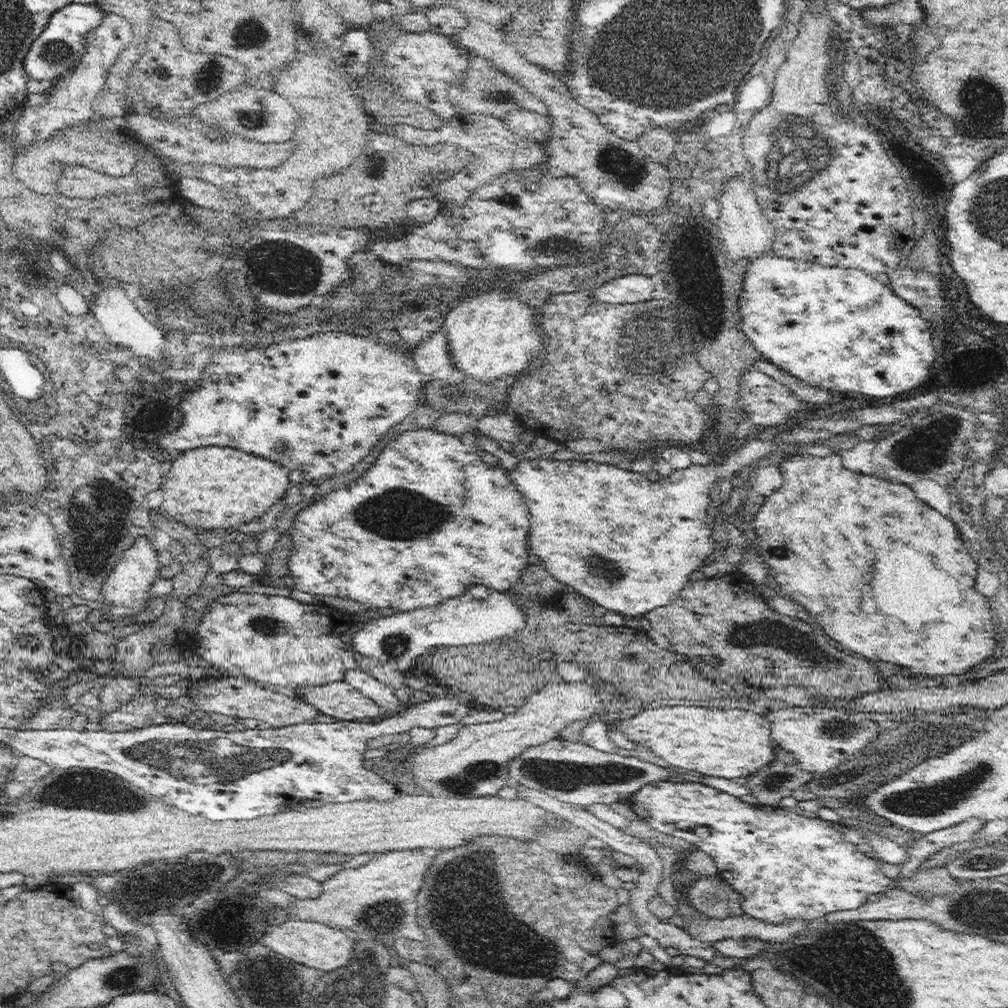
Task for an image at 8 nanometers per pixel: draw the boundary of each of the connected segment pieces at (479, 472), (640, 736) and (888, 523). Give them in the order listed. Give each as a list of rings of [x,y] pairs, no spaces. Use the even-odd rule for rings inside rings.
[[[431,428],[404,431],[386,444],[376,462],[364,472],[362,478],[368,488],[360,488],[356,492],[340,488],[340,502],[338,492],[330,492],[320,502],[303,508],[295,516],[286,531],[291,542],[288,576],[292,578],[292,588],[321,600],[326,596],[356,600],[384,612],[438,604],[450,596],[464,594],[476,585],[509,590],[528,567],[530,554],[524,542],[529,526],[528,507],[524,506],[507,475],[518,461],[513,451],[482,433],[470,431],[452,436],[434,432]],[[482,454],[494,456],[496,462],[484,462]],[[356,524],[382,538],[410,542],[412,546],[420,544],[418,558],[360,558],[362,538],[358,538]],[[382,526],[394,526],[398,528],[398,534],[388,534]]]
[[[656,706],[654,710],[641,710],[630,722],[621,723],[621,730],[668,764],[696,770],[702,775],[749,778],[777,760],[777,750],[769,737],[768,720],[750,710],[720,714],[720,710],[700,706]]]
[[[796,455],[787,461],[781,461],[782,478],[784,484],[782,488],[778,488],[772,496],[769,496],[756,514],[753,520],[753,527],[756,529],[757,539],[754,549],[760,556],[760,560],[768,564],[774,570],[774,576],[780,584],[782,590],[786,590],[788,594],[792,594],[794,600],[798,600],[808,612],[810,616],[826,630],[828,636],[832,636],[836,642],[840,642],[842,646],[862,654],[864,658],[878,658],[896,666],[904,666],[914,674],[930,674],[930,676],[950,676],[950,674],[964,674],[968,672],[972,666],[984,662],[986,658],[990,658],[994,654],[996,642],[1000,640],[998,625],[993,618],[992,610],[985,597],[977,588],[975,578],[977,574],[977,562],[970,556],[966,547],[962,546],[962,540],[958,538],[958,530],[954,528],[954,524],[940,516],[936,510],[928,508],[924,502],[920,502],[914,492],[908,486],[896,486],[890,484],[886,480],[878,480],[878,478],[868,478],[868,476],[856,476],[846,472],[846,468],[842,468],[840,458],[838,456],[826,456],[826,458],[810,458],[800,457]]]

